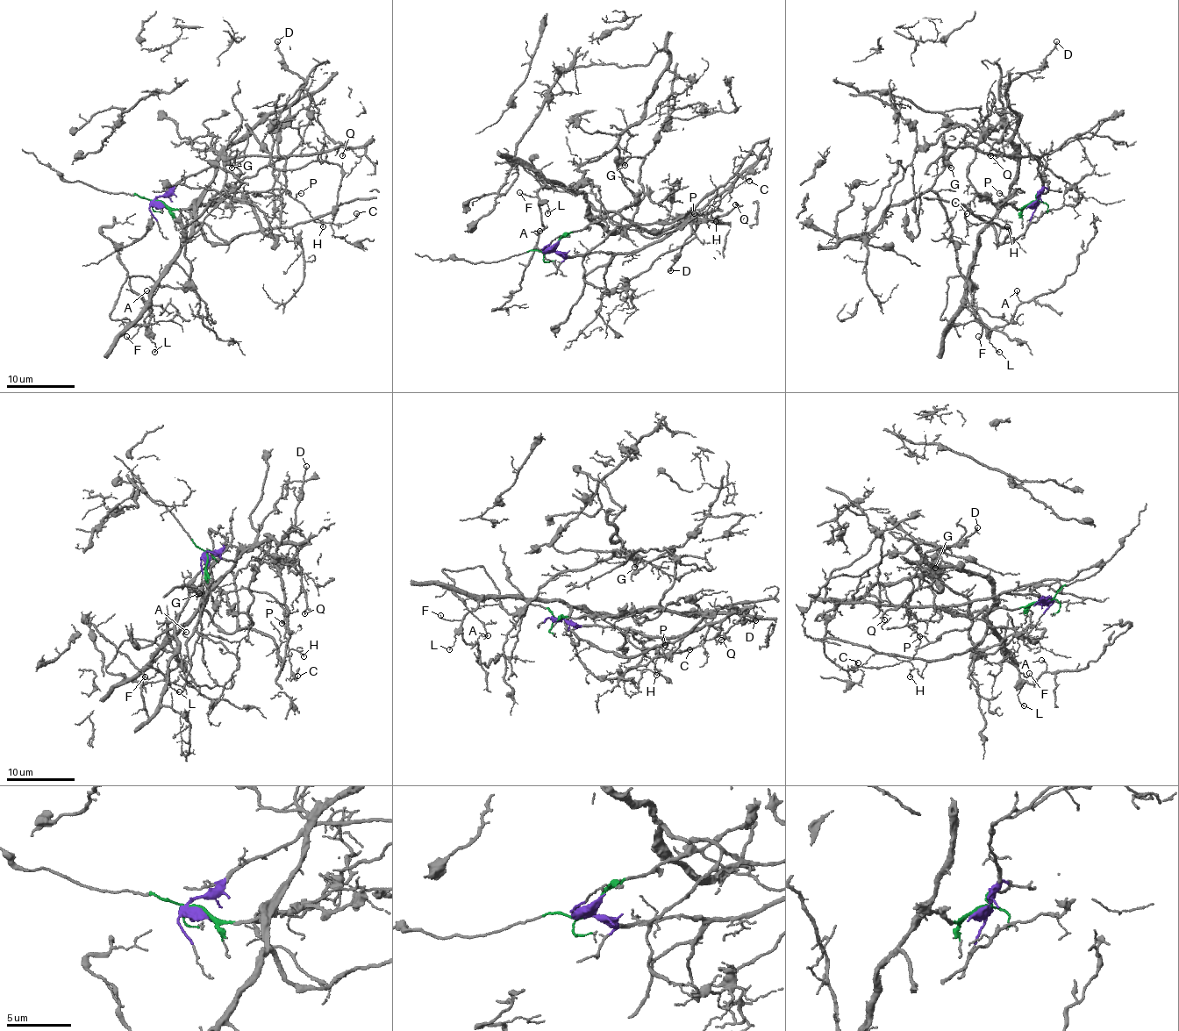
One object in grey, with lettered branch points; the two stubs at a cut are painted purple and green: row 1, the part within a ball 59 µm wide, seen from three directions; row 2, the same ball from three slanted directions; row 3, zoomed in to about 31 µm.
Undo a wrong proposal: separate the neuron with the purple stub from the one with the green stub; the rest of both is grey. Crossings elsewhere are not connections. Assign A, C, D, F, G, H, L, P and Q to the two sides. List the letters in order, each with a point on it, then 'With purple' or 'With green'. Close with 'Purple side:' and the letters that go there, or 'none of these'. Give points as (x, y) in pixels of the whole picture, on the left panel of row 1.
A: Place: (146, 290). With green
C: Place: (356, 213). With green
D: Place: (277, 41). With green
F: Place: (126, 336). With green
G: Place: (232, 168). With green
H: Place: (323, 226). With green
L: Place: (154, 352). With green
P: Place: (301, 193). With green
Q: Place: (342, 155). With green
Purple side: none of these

